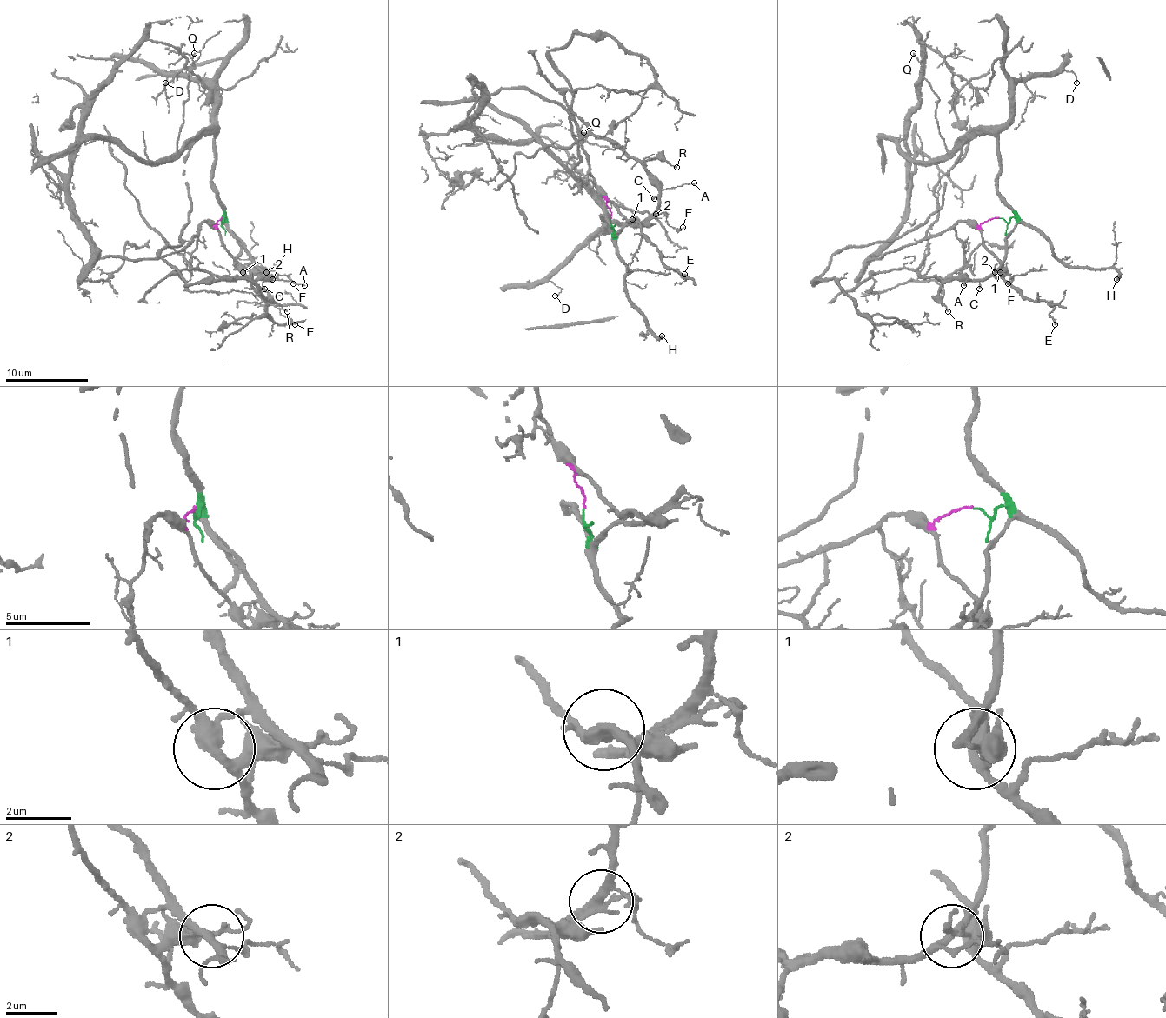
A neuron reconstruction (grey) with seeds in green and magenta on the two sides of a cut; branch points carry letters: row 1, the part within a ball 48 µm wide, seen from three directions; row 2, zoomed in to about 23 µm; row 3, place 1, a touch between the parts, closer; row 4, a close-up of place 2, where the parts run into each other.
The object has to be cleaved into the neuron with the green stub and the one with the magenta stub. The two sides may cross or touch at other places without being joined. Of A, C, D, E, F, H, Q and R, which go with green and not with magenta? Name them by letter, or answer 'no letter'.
A, C, D, F, H, Q, R

